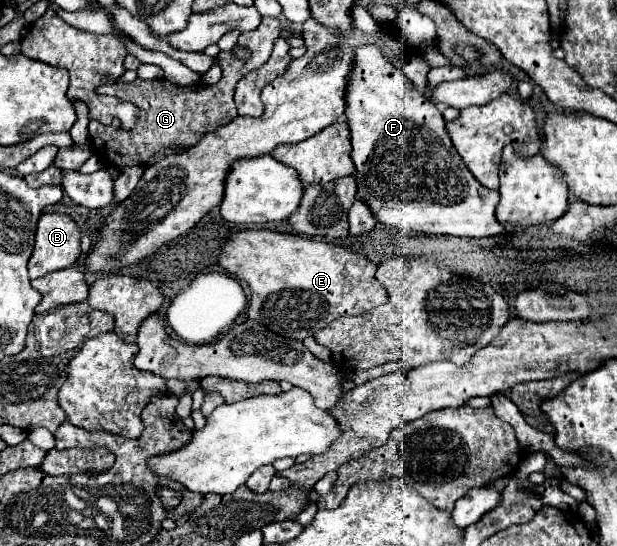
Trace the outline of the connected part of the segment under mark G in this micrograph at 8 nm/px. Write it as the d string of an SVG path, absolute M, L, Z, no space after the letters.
M263 18L261 24L251 30L243 32L239 36L239 46L249 48L253 54L249 60L237 60L233 52L221 52L221 66L223 66L223 76L217 84L207 86L207 84L195 84L195 86L177 86L171 84L165 78L157 80L141 80L137 78L135 82L129 84L105 84L97 88L97 94L105 96L117 96L125 102L133 102L141 108L141 122L137 122L137 128L129 132L121 132L117 124L105 126L101 122L91 122L89 124L89 136L93 146L97 148L97 154L103 164L111 164L119 170L127 166L139 166L145 168L149 164L149 158L153 158L157 152L165 148L191 148L195 146L205 134L217 130L219 126L231 122L231 118L237 118L235 102L233 102L233 92L235 84L247 76L249 72L261 68L273 50L275 38L283 32L281 20L279 18Z

